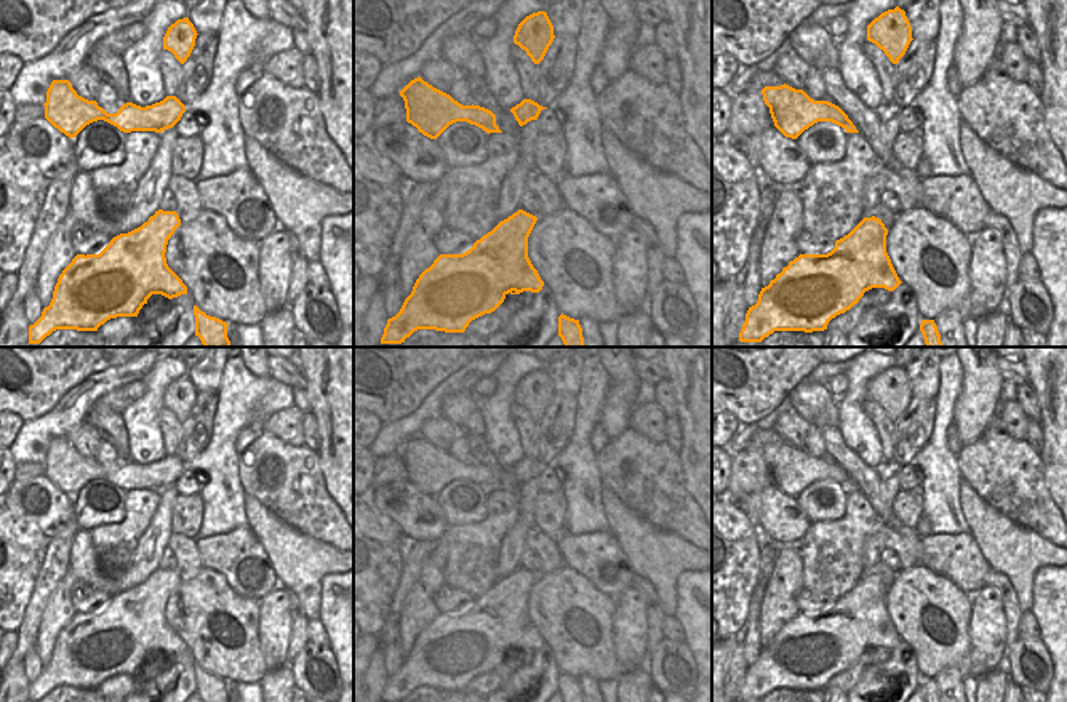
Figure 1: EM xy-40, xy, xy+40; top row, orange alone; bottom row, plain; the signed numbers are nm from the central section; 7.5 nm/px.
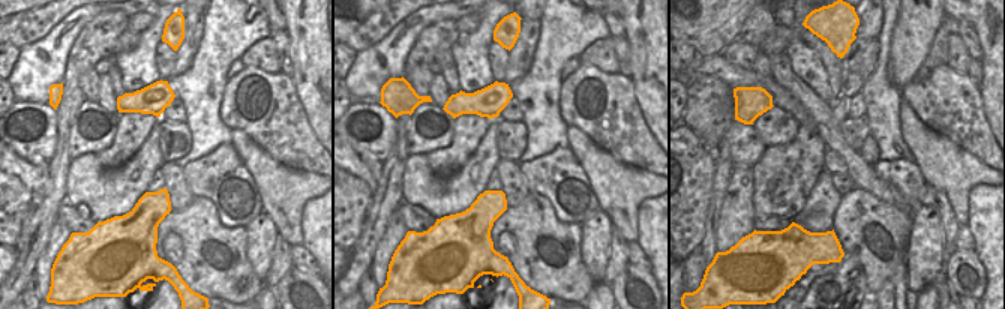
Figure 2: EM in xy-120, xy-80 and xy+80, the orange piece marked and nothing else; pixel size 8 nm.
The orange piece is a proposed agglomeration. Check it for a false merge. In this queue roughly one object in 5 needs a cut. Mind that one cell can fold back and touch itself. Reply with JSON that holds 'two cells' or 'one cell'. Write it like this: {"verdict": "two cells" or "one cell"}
{"verdict": "one cell"}

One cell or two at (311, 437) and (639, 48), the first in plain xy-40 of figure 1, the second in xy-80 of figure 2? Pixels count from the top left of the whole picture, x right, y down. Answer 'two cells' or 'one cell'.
two cells

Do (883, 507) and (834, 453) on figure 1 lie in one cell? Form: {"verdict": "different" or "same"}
{"verdict": "same"}

